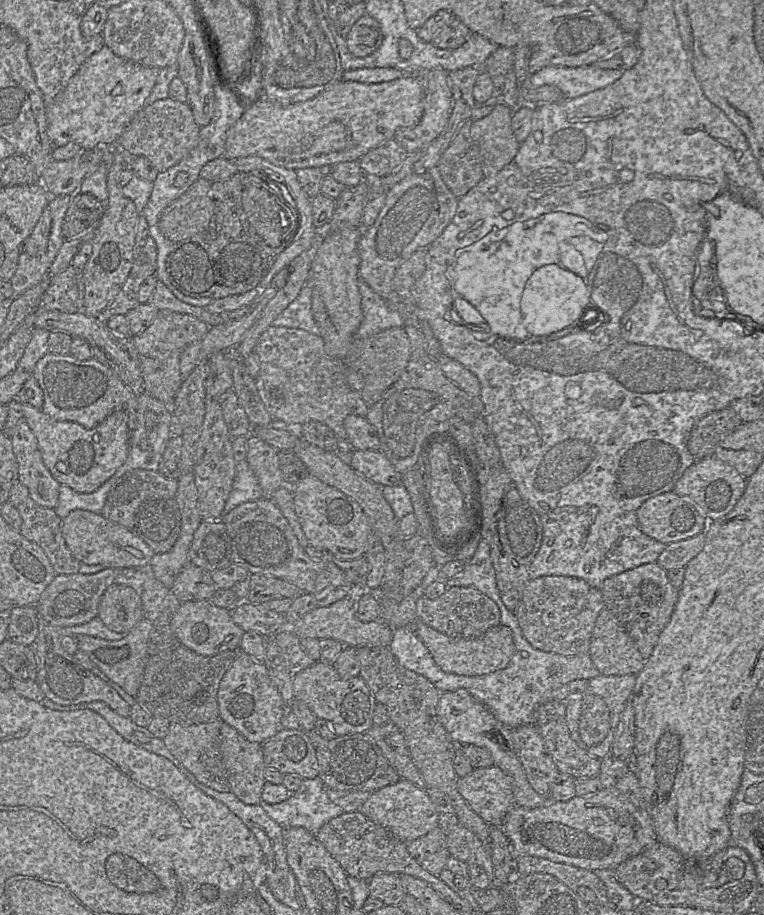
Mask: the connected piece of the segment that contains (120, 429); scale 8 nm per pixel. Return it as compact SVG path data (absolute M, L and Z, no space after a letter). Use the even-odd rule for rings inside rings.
M28 403L22 404L22 410L23 419L37 438L45 466L60 484L77 492L90 493L98 489L128 457L130 433L123 410L114 411L90 429L71 421L57 421ZM57 462L64 464L64 471L57 469Z

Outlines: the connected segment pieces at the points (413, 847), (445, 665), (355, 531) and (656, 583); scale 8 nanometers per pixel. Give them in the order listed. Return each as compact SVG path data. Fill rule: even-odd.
M437 825L425 835L407 843L410 856L423 869L436 876L446 868L445 865L450 856L446 835Z
M420 620L413 624L413 632L443 671L457 675L484 675L501 670L508 665L515 652L512 631L508 626L502 624L492 627L481 636L473 639L447 636Z
M311 475L291 488L294 509L310 546L340 560L355 560L365 555L371 527L355 500Z
M658 563L643 564L605 579L601 584L600 591L605 608L614 614L634 641L641 656L647 660L651 656L661 632L670 621L679 598L679 590L670 583L667 571Z

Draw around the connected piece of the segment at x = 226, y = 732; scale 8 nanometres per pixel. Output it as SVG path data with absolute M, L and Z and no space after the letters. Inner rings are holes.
M223 722L220 754L230 791L245 804L259 804L266 782L263 745L248 741L235 728Z

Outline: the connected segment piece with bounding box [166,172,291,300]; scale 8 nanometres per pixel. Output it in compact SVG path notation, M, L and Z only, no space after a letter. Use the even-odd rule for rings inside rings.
M237 172L236 174L234 174L233 176L226 180L213 182L211 184L211 198L214 201L214 214L208 226L203 231L195 234L189 239L176 243L175 249L171 251L167 258L166 262L167 275L173 286L176 287L182 294L192 298L211 298L217 300L231 295L246 293L252 289L258 288L262 280L266 277L268 272L273 267L278 256L284 251L284 249L286 249L291 244L289 241L283 241L278 247L268 246L264 242L264 240L256 233L255 229L251 226L245 215L242 206L242 193L245 190L245 188L251 186L260 186L260 181L270 180L264 174L250 173L248 175L245 175L245 172Z

